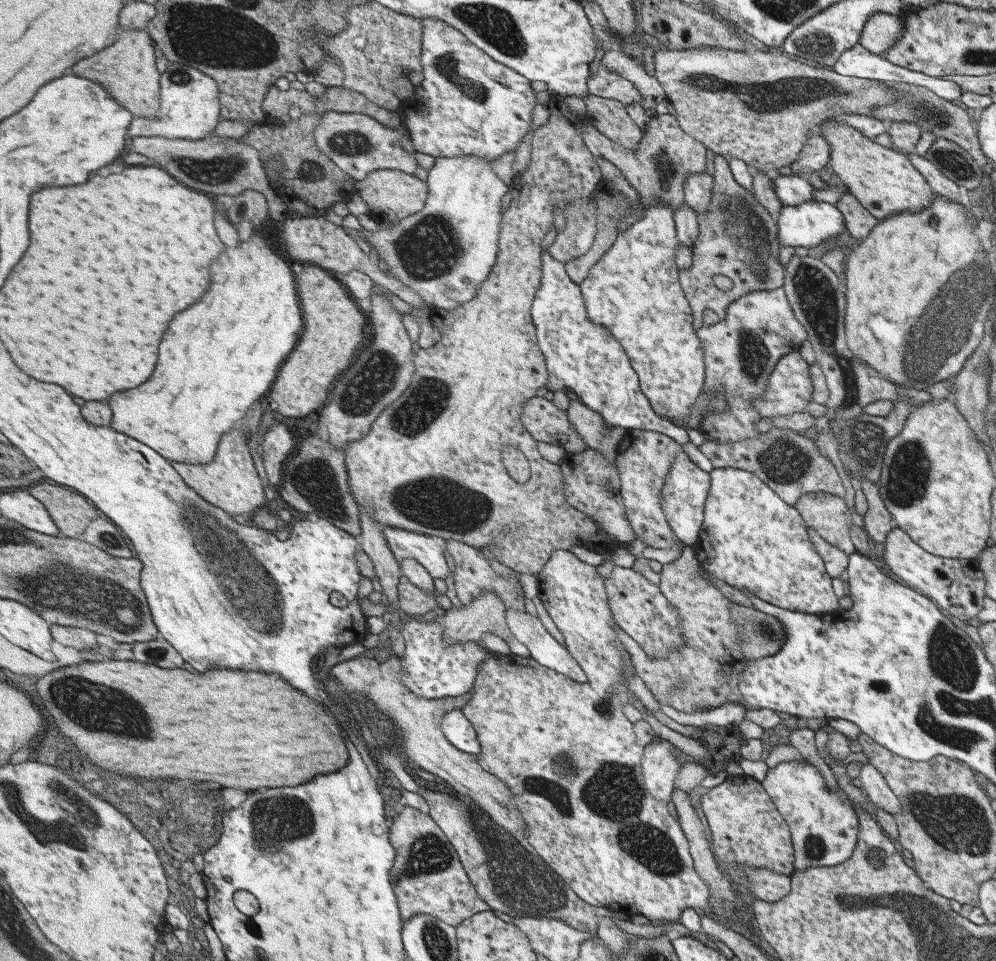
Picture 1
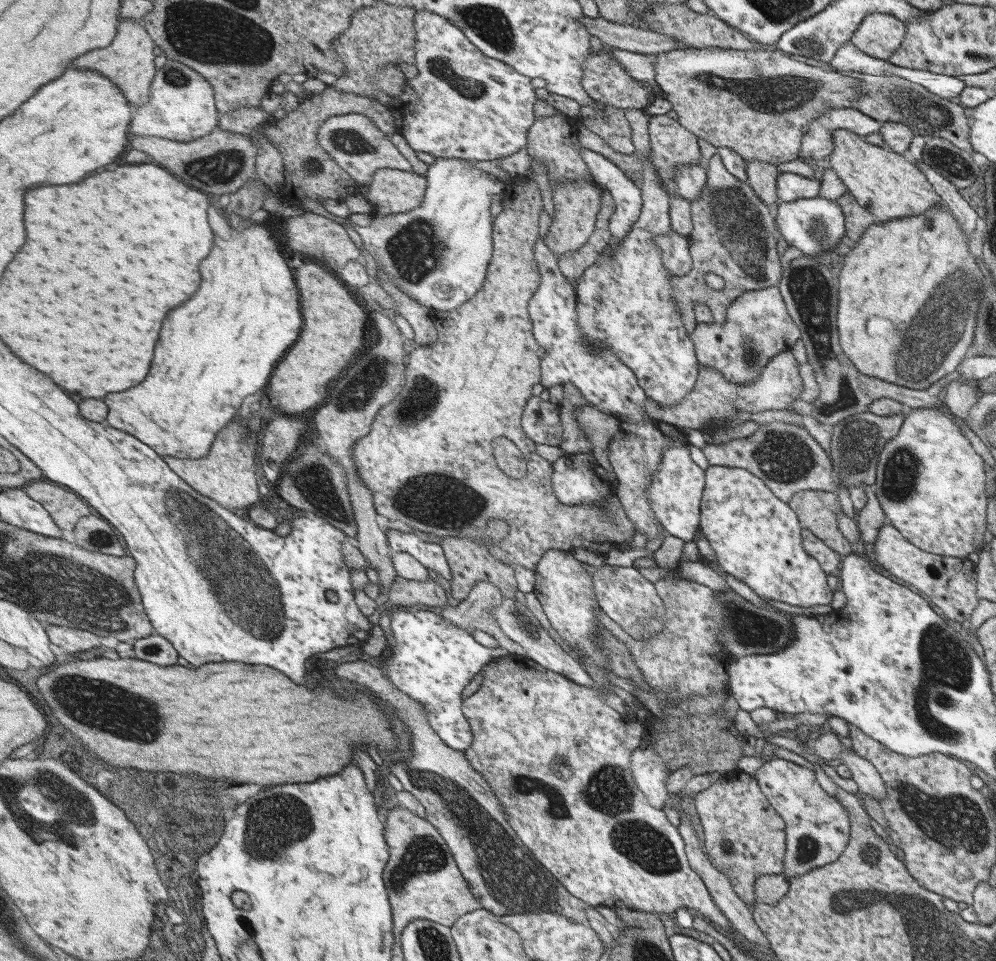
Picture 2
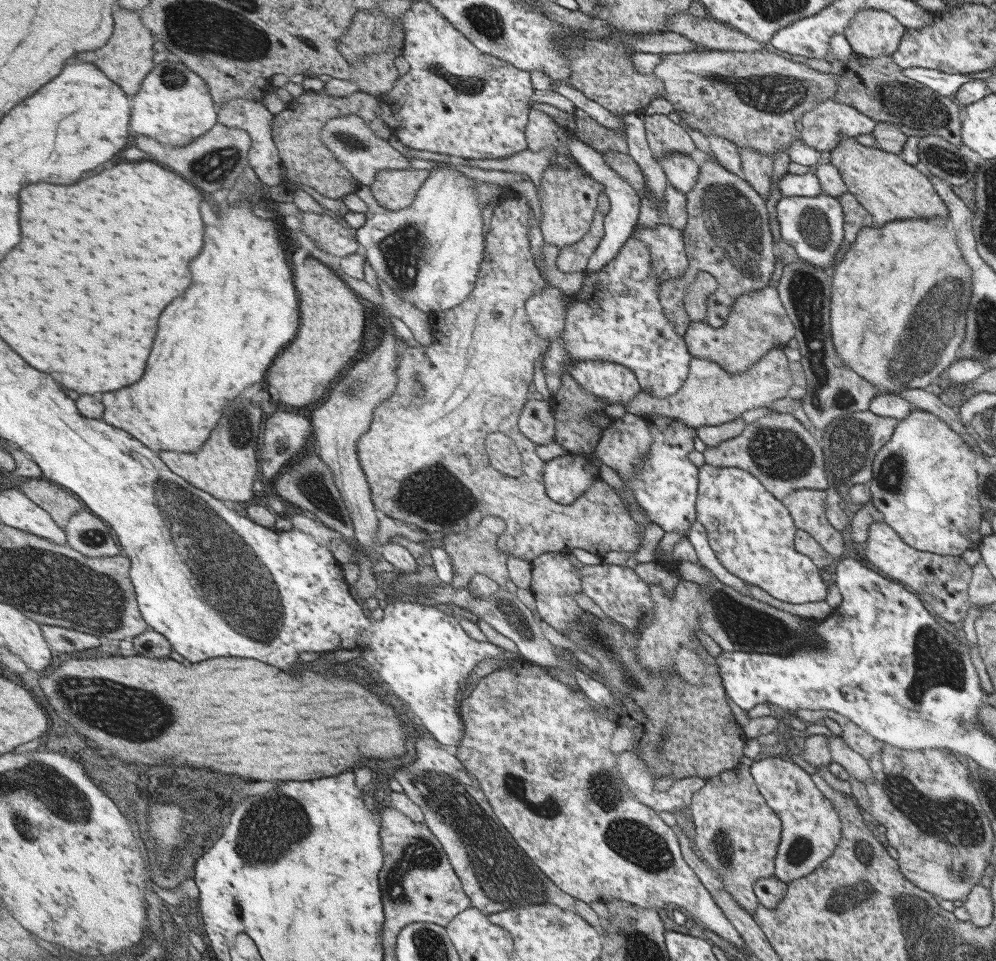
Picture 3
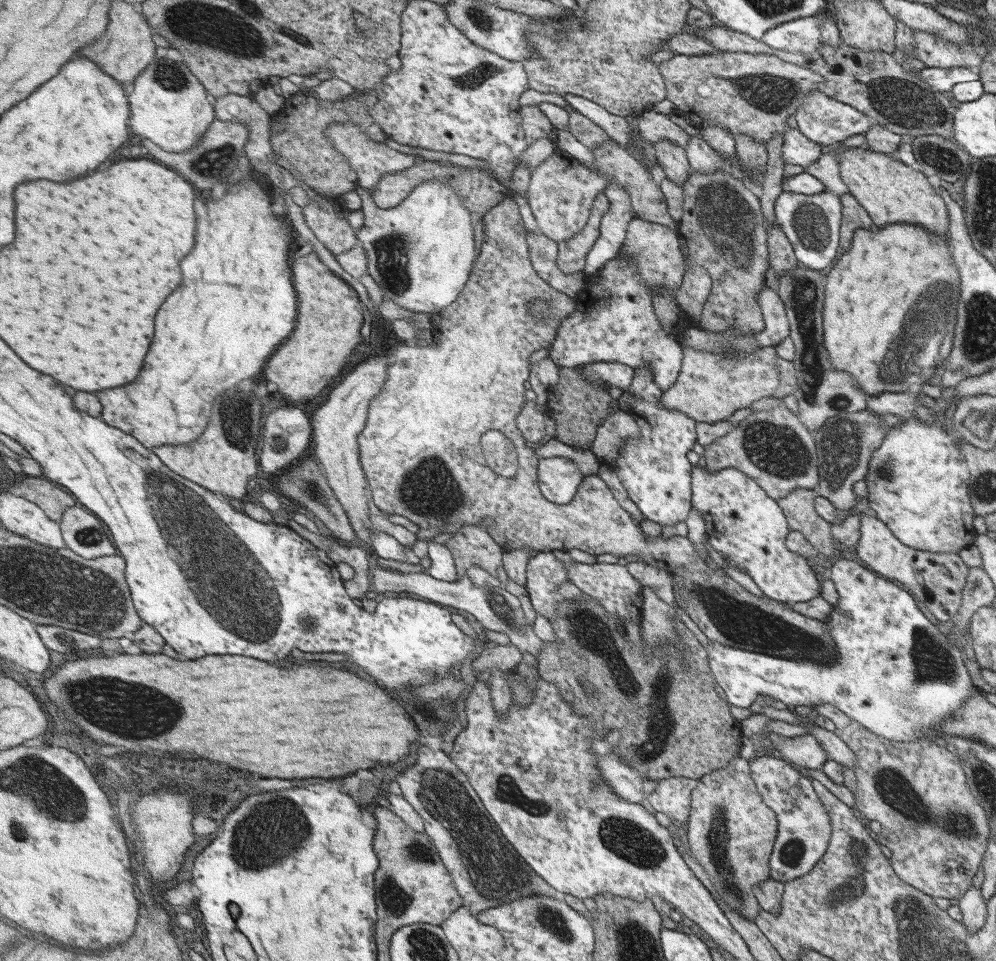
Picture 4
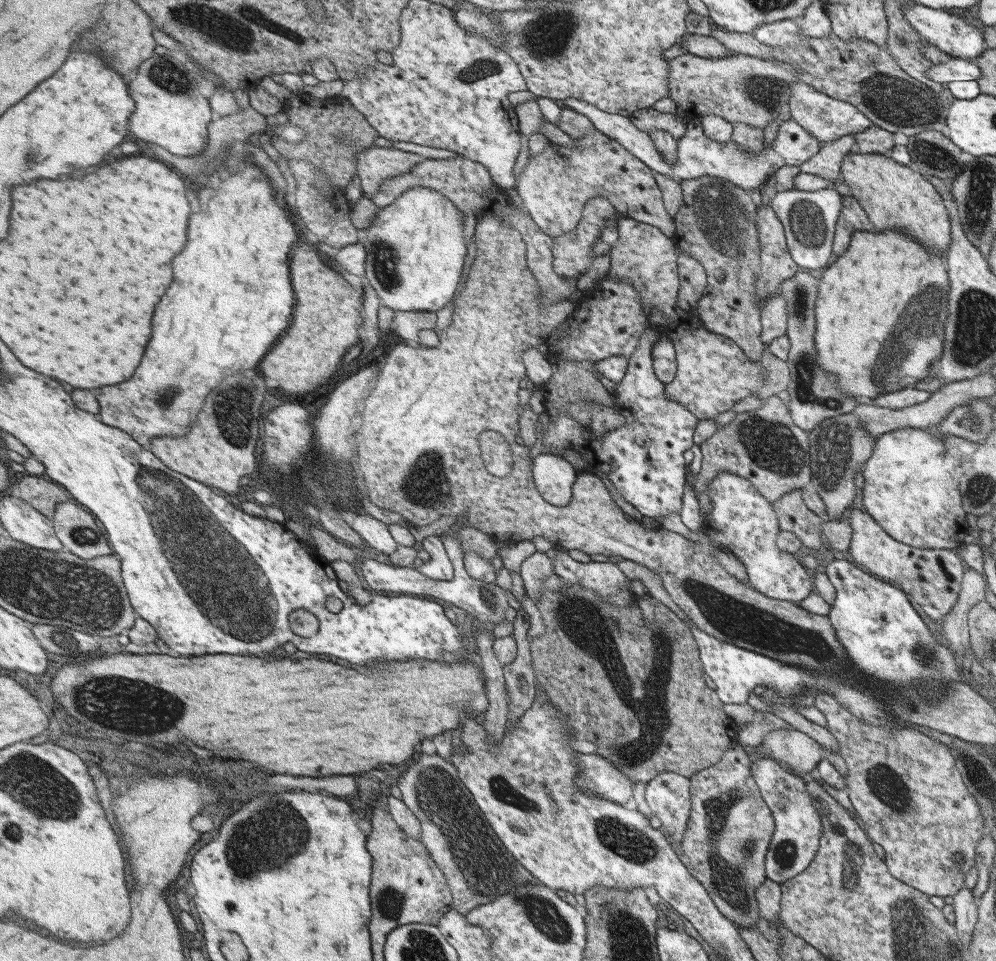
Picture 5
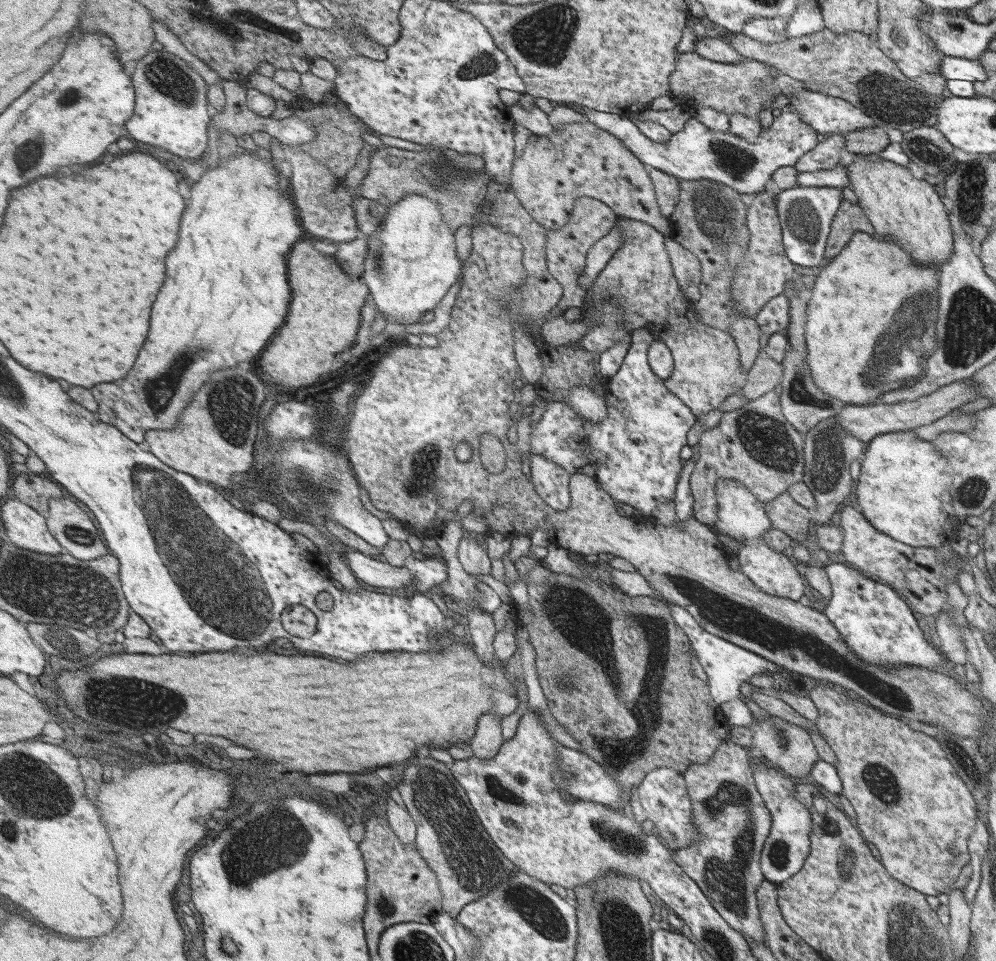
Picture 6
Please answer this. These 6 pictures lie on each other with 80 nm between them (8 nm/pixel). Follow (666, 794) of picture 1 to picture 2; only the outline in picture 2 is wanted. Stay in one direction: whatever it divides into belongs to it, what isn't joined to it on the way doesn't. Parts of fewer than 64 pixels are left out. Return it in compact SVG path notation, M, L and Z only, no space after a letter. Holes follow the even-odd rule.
M645 745L638 746L631 753L630 773L637 792L643 793L648 806L663 808L669 800L665 781L669 768L657 756L654 748Z

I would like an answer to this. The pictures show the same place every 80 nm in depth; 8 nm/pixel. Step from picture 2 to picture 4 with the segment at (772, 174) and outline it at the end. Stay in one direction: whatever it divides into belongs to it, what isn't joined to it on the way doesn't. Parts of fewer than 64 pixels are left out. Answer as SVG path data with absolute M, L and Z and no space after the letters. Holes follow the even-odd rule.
M738 134L734 137L734 152L738 166L744 170L746 176L750 176L752 186L759 188L765 172L765 162L767 162L763 143L744 134Z

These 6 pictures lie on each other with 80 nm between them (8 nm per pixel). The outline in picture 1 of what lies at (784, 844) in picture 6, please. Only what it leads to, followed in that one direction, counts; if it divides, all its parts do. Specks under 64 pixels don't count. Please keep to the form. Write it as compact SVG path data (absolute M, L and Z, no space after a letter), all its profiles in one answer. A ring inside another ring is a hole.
M805 760L780 762L768 768L760 783L789 826L795 872L813 867L833 867L851 858L858 843L858 816L855 816L848 796L840 789L830 789L818 768Z

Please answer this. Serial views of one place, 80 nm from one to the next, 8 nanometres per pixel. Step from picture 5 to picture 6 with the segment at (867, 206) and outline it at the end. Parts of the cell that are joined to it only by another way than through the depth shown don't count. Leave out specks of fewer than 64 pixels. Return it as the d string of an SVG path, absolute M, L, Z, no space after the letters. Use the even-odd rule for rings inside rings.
M877 157L855 158L847 173L849 188L877 234L893 239L918 265L940 266L949 260L951 226L933 186L915 179L906 167Z

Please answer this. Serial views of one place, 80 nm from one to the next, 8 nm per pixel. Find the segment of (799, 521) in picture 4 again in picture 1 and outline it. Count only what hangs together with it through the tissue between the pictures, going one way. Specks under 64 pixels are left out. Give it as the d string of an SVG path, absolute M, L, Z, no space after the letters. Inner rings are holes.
M806 492L798 497L792 507L801 516L805 527L815 529L823 540L840 548L848 555L857 552L850 539L850 526L852 526L851 514L842 498L833 496L827 492Z

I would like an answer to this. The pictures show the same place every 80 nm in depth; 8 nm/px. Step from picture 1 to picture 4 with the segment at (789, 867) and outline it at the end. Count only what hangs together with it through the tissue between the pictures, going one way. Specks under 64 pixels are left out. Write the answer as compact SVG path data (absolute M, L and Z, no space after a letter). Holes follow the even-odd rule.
M733 756L727 766L712 770L697 779L693 794L690 795L691 820L687 823L687 846L689 854L707 872L707 878L719 896L740 915L753 921L760 909L753 888L763 880L770 879L770 854L777 839L778 822L769 806L763 804L762 795L755 790L749 778L747 759Z

